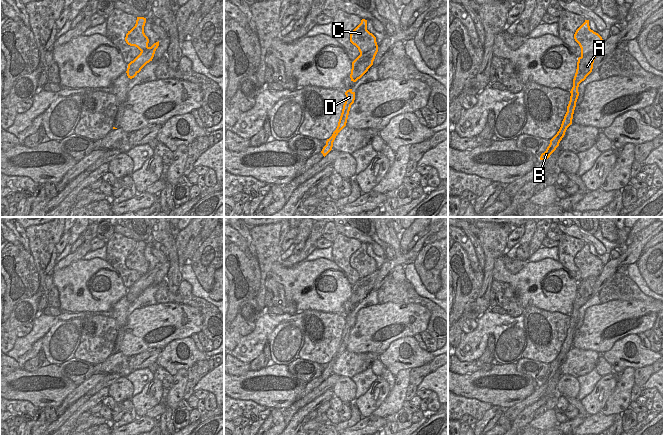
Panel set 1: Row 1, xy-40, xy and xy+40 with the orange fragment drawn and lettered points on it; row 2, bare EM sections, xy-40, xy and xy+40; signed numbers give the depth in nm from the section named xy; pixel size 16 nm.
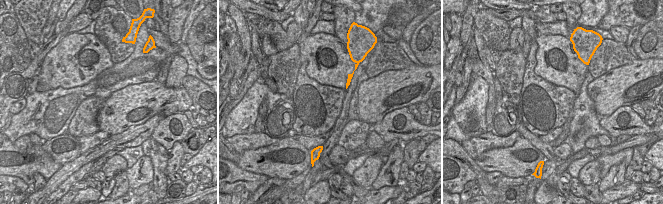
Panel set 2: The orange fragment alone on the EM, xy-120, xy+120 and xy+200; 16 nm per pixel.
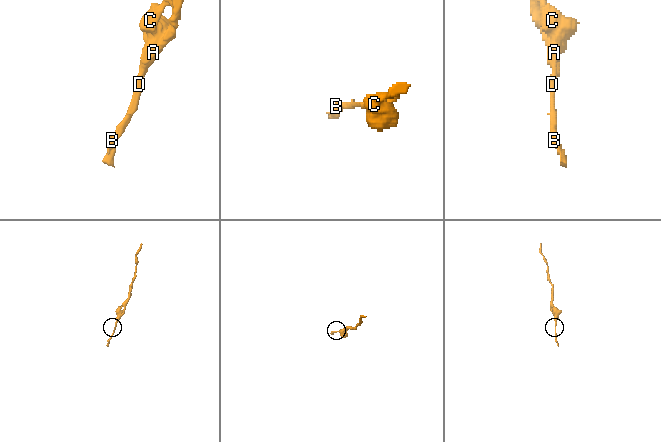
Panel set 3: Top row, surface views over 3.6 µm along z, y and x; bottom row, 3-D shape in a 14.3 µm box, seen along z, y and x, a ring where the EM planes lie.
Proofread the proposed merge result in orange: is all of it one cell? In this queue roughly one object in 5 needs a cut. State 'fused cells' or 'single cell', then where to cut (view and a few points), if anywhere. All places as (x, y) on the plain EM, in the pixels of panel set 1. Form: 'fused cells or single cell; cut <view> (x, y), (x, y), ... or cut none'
single cell; cut none

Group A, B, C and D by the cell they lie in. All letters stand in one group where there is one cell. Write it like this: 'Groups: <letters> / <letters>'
Groups: A B C D

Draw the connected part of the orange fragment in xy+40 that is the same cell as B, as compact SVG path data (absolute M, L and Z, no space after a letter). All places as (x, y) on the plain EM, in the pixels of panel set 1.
M585 244L585 246L576 254L574 263L581 272L581 280L578 282L577 293L573 303L573 311L570 315L571 320L567 330L567 336L559 355L550 364L549 370L546 375L541 378L540 384L546 384L550 381L550 379L559 370L567 352L572 348L573 338L579 320L579 308L592 296L594 284L604 267L602 261L590 253L589 244Z

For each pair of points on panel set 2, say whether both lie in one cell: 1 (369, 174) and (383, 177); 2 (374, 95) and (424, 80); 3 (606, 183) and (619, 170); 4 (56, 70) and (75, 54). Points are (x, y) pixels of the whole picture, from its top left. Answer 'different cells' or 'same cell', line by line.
1: different cells
2: same cell
3: same cell
4: same cell

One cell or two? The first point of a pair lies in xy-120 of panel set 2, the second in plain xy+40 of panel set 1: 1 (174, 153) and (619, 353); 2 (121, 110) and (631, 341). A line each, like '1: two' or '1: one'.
1: two
2: two

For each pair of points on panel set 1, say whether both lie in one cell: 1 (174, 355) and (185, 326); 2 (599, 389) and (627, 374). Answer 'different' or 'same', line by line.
1: different
2: different

